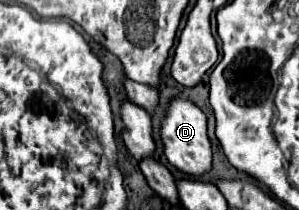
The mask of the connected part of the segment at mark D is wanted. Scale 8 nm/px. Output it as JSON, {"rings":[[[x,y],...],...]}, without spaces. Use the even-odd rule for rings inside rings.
{"rings":[[[173,97],[169,101],[165,119],[159,129],[159,137],[165,149],[165,157],[179,171],[189,175],[203,175],[211,169],[211,143],[207,137],[207,117],[193,101],[185,97]]]}

